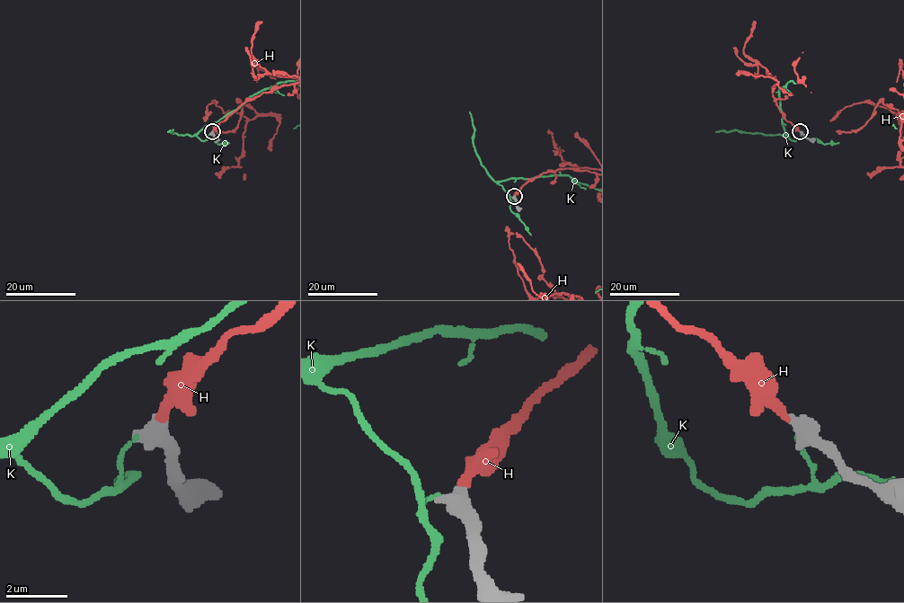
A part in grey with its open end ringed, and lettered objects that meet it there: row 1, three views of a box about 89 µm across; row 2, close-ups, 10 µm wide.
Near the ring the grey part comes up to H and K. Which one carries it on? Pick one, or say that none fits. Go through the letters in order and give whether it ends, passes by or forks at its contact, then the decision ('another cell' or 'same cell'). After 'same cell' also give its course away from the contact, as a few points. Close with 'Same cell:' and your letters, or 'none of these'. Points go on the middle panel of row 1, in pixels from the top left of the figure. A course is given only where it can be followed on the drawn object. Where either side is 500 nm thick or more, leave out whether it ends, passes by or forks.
H: same cell
K: another cell
Same cell: H

